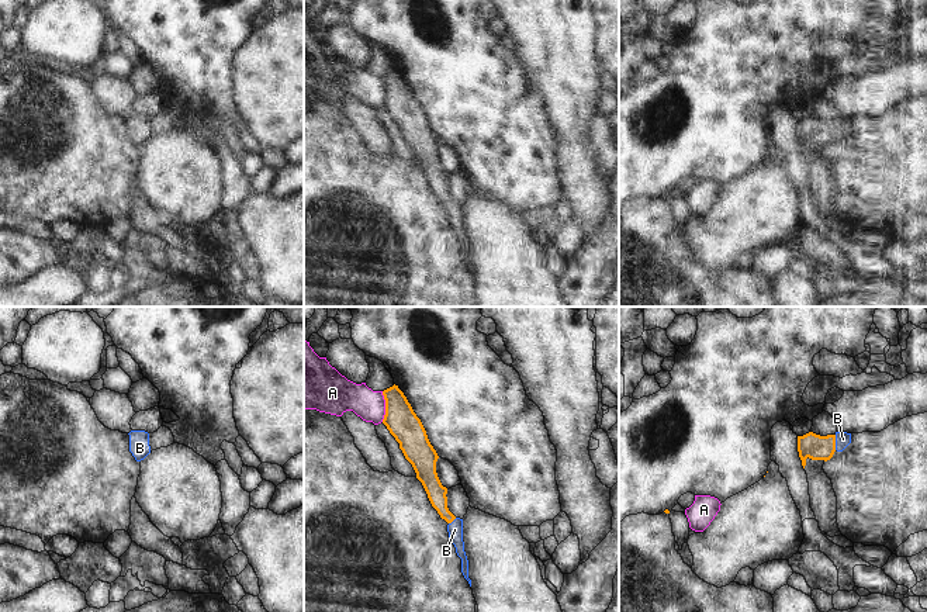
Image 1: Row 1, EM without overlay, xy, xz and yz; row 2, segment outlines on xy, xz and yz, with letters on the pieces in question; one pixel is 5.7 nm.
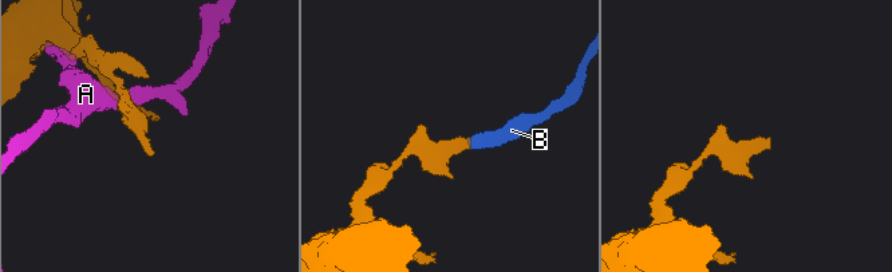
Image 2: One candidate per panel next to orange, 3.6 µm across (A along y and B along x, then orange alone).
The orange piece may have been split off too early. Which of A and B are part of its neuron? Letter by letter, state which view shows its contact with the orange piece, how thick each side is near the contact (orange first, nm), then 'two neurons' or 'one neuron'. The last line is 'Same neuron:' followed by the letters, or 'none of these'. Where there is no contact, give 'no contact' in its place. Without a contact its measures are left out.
A: contact in xz; calibres 180 and 180 nm; two neurons
B: contact in yz; calibres 140 and 90 nm; one neuron
Same neuron: B

